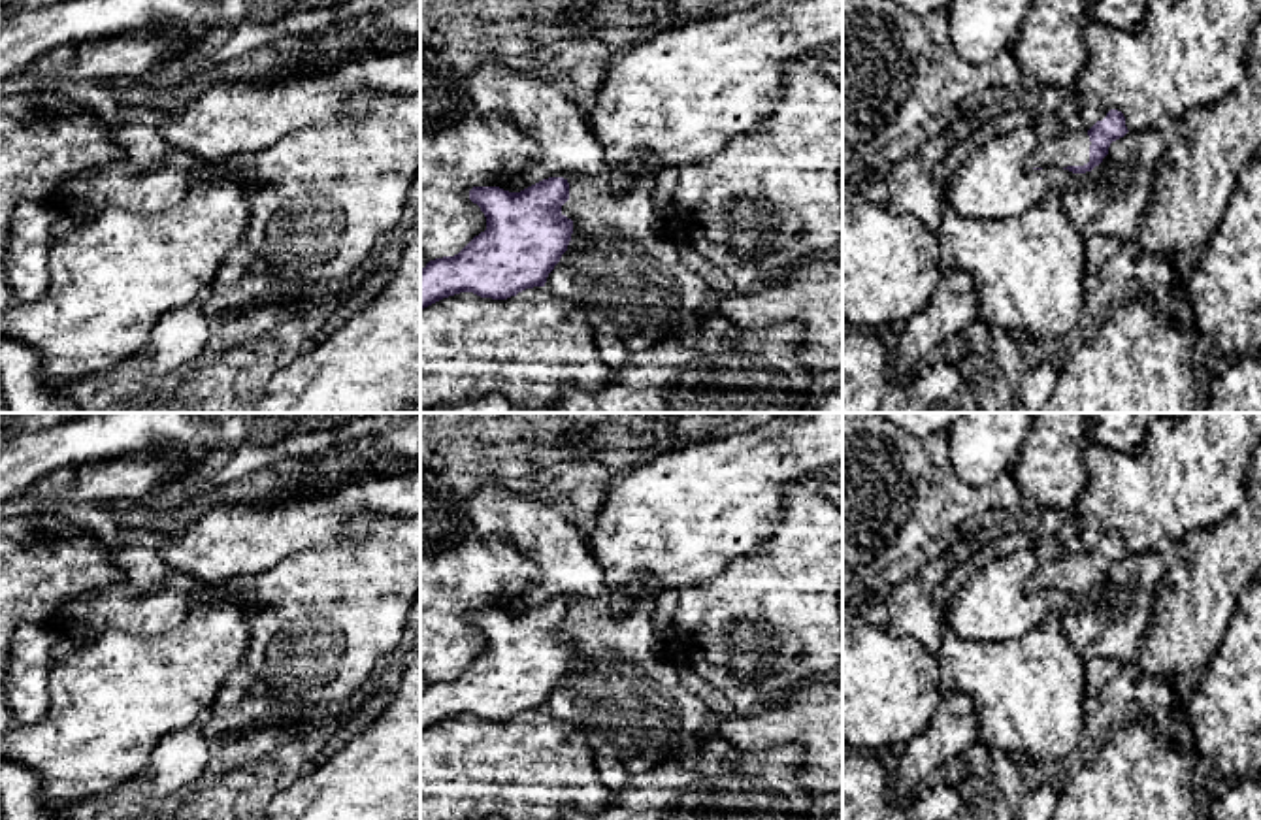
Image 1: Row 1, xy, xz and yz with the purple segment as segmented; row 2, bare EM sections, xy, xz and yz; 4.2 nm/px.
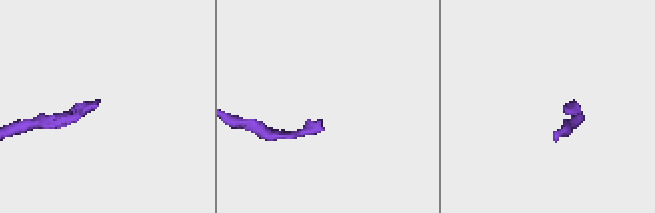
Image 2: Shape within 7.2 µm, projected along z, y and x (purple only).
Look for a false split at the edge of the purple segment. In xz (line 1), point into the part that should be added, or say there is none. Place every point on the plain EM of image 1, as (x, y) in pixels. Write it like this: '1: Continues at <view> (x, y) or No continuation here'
1: No continuation here

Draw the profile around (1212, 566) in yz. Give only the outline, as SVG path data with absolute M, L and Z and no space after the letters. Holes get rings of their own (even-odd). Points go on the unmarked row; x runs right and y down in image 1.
M1261 445L1253 451L1246 475L1246 498L1238 509L1212 528L1201 528L1174 543L1174 558L1155 588L1154 618L1140 645L1140 677L1165 675L1172 681L1178 705L1186 705L1204 667L1220 648L1238 596L1261 577Z

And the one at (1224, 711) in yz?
M1261 577L1238 596L1223 641L1204 667L1184 711L1195 737L1195 756L1208 760L1214 773L1229 784L1246 777L1261 777Z

